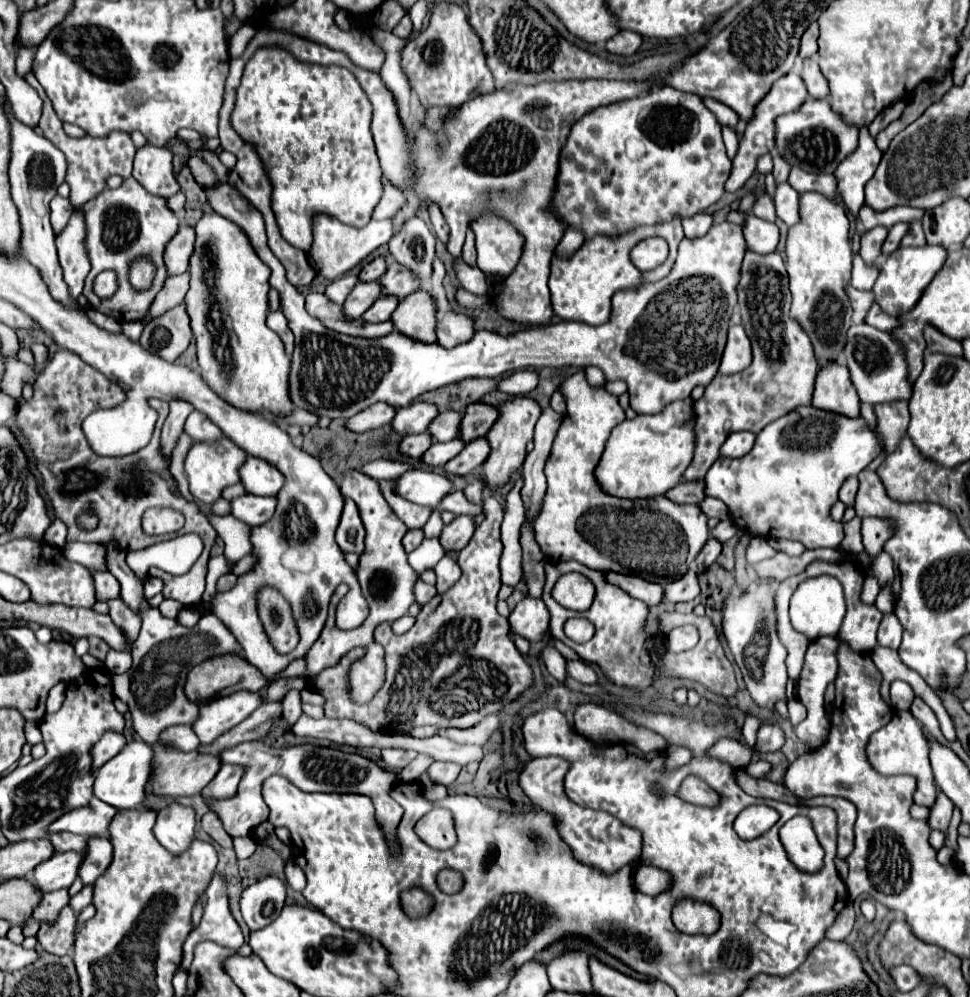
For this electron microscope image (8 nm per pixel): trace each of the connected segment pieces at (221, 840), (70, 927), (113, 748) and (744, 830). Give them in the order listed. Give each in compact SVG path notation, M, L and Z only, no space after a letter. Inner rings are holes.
M206 812L202 816L202 828L222 846L222 848L234 848L234 842L232 842L232 836L224 830L220 818L216 816L216 812Z
M66 906L60 912L60 916L58 916L58 920L56 920L54 926L48 926L48 924L40 926L38 942L44 946L46 952L64 956L64 954L70 952L70 948L74 944L76 928L78 928L78 920L76 920L72 908Z
M106 732L100 742L92 748L92 772L96 768L100 768L102 764L106 764L110 758L114 758L122 748L124 748L126 740L122 734L118 732Z
M754 804L738 814L734 822L734 830L742 840L754 840L762 836L766 830L770 830L779 817L778 812L773 808L764 804Z

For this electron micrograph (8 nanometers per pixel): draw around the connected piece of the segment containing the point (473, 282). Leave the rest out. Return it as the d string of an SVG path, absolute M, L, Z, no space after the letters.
M458 258L456 260L456 272L458 272L458 280L460 280L462 288L466 288L468 292L472 292L476 296L488 296L482 270L470 268L470 266L466 266L466 262L462 258Z

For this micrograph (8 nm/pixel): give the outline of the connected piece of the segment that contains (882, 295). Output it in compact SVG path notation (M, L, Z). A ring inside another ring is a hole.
M930 244L920 246L920 248L898 248L896 252L892 252L880 266L880 276L874 284L876 304L882 308L882 312L896 318L910 312L910 308L918 304L922 292L932 282L936 272L942 268L946 256L948 254L942 246L930 246Z

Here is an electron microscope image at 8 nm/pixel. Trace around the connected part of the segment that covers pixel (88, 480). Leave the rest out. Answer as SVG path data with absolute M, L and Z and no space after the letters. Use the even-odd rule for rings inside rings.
M59 349L46 368L40 372L34 384L34 396L30 402L22 402L18 406L18 424L26 434L34 456L38 460L38 472L44 480L44 490L52 500L56 516L68 526L68 542L96 542L108 544L116 540L124 550L128 548L142 548L142 514L154 506L166 506L184 514L186 524L180 534L196 532L204 540L204 552L190 568L190 572L182 576L172 576L160 568L150 568L148 576L160 578L164 582L162 594L164 598L178 600L182 606L200 606L202 594L206 588L206 568L208 568L208 554L216 538L216 530L210 524L208 516L194 504L188 502L180 490L178 482L170 474L170 460L162 454L160 448L160 430L164 418L168 416L168 402L150 398L148 404L158 412L158 422L154 436L148 446L142 450L112 458L112 456L98 456L84 438L82 420L98 408L112 408L126 400L126 392L108 380L104 374L86 366L80 357L65 349ZM92 508L100 524L94 532L82 532L76 526L76 514L82 510Z

